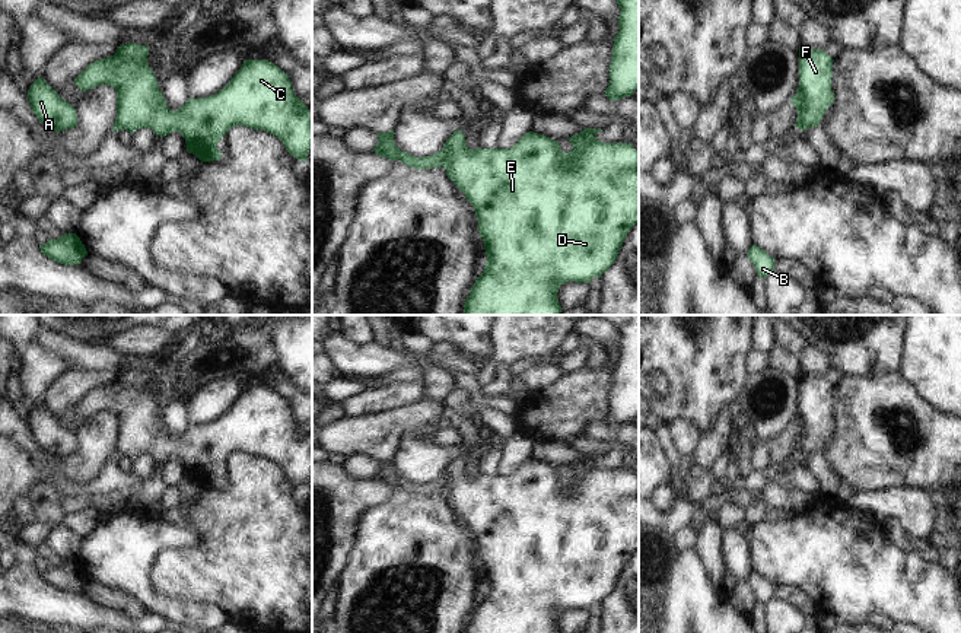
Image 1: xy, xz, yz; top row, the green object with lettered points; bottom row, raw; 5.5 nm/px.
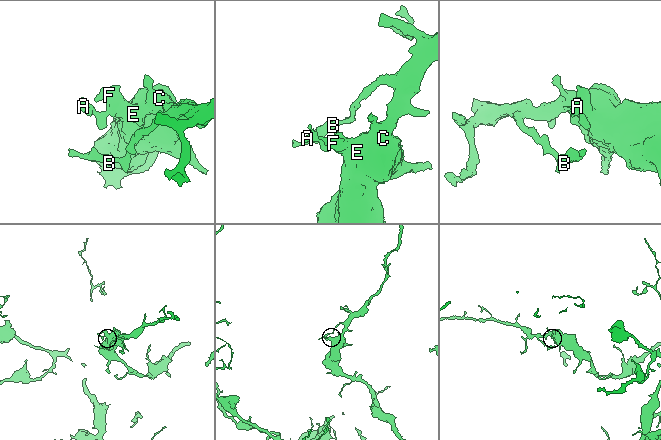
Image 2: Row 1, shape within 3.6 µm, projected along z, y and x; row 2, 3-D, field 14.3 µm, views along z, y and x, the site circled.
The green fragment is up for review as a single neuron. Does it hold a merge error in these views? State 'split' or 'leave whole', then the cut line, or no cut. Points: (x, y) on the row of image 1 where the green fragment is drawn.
split; cut xz (444, 149), (444, 158), (439, 164)

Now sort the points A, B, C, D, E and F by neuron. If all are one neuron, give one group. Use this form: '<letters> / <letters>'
A / B C D E F

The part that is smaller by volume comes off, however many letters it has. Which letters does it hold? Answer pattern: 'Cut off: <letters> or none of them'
Cut off: A

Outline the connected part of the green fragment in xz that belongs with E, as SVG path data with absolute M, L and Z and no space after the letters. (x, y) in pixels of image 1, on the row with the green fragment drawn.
M583 128L582 133L567 137L573 144L572 150L564 153L559 141L542 134L529 131L510 149L468 149L465 136L456 130L445 143L445 156L442 166L448 178L462 191L475 210L478 232L484 241L486 267L475 279L470 296L464 302L464 315L560 315L559 287L567 281L589 283L594 277L601 277L617 260L618 251L629 230L639 222L639 152L630 143L602 143L595 134L604 130Z

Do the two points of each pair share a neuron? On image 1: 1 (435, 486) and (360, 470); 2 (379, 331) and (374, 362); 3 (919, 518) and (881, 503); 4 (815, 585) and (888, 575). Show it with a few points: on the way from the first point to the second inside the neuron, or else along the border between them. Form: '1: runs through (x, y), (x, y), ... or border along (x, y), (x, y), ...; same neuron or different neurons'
1: border along (346, 457), (368, 455), (379, 465); different neurons
2: border along (374, 340), (387, 347); different neurons
3: runs through (910, 509), (904, 503), (890, 503); same neuron
4: runs through (833, 575), (871, 575); same neuron

